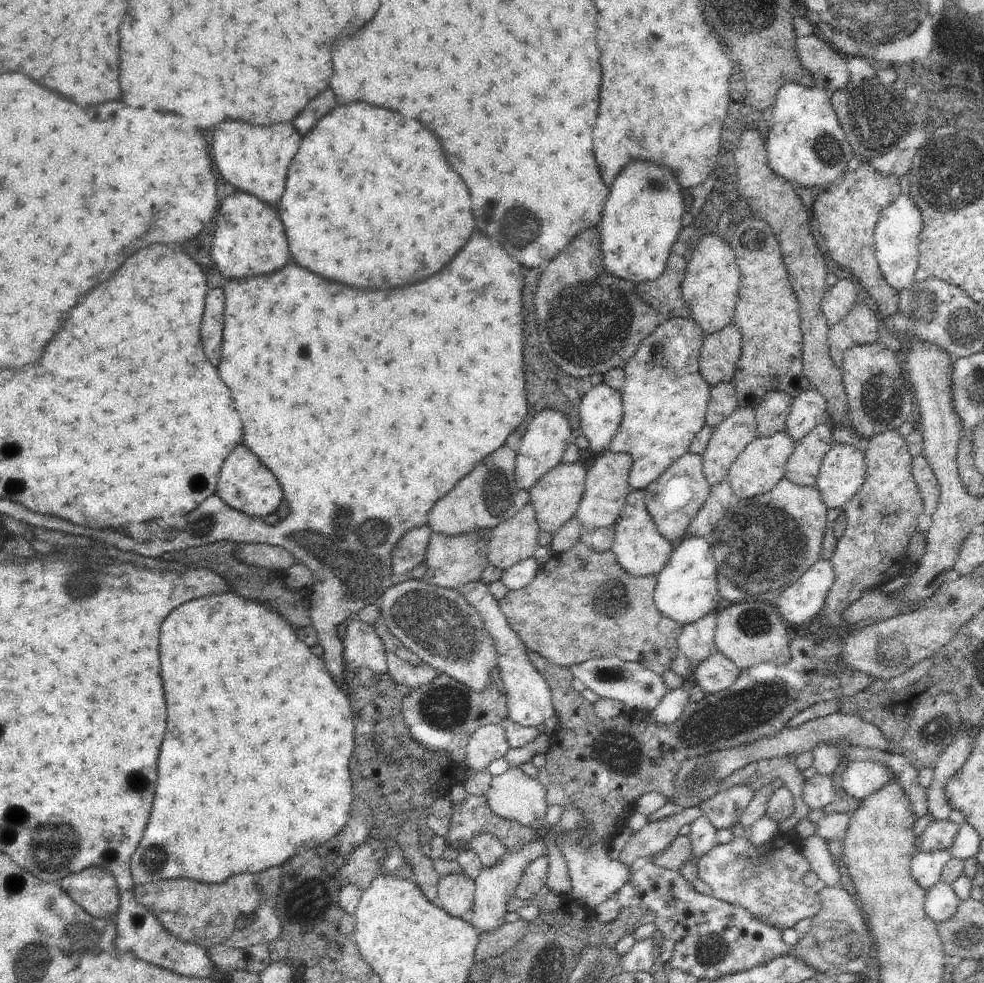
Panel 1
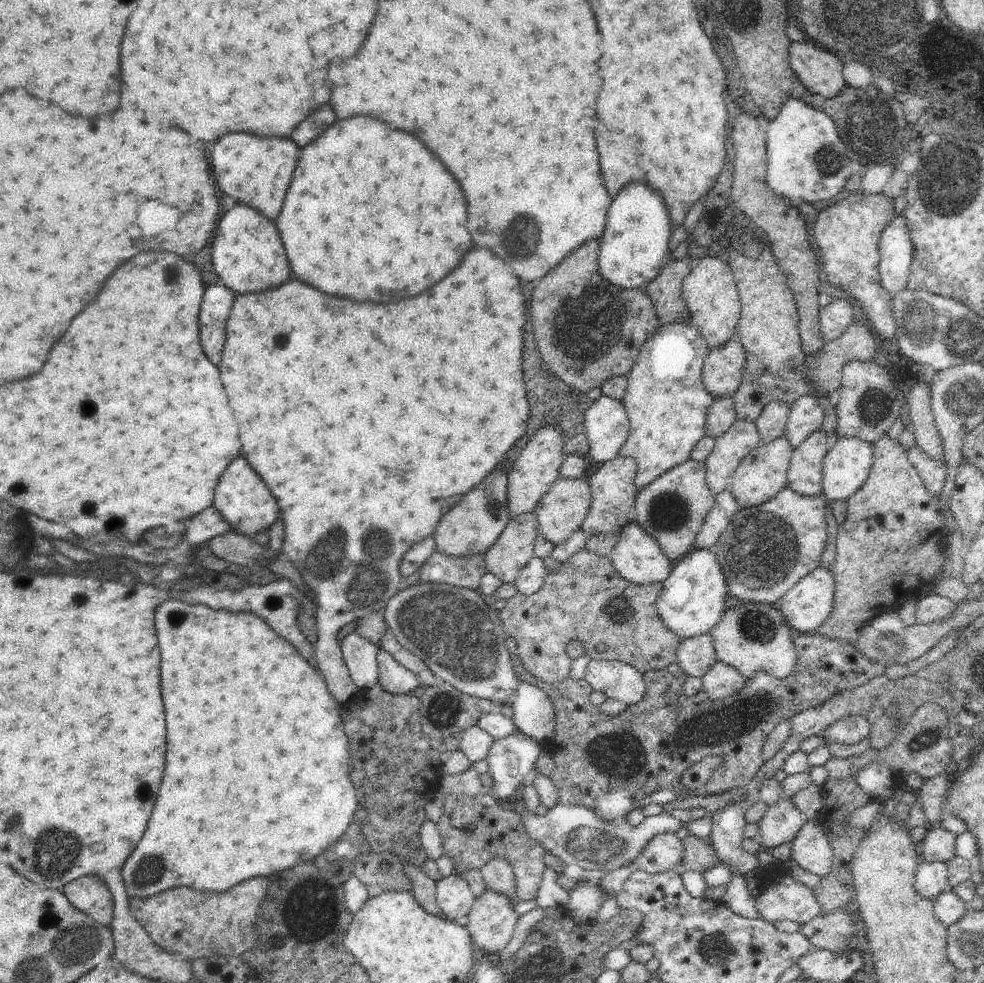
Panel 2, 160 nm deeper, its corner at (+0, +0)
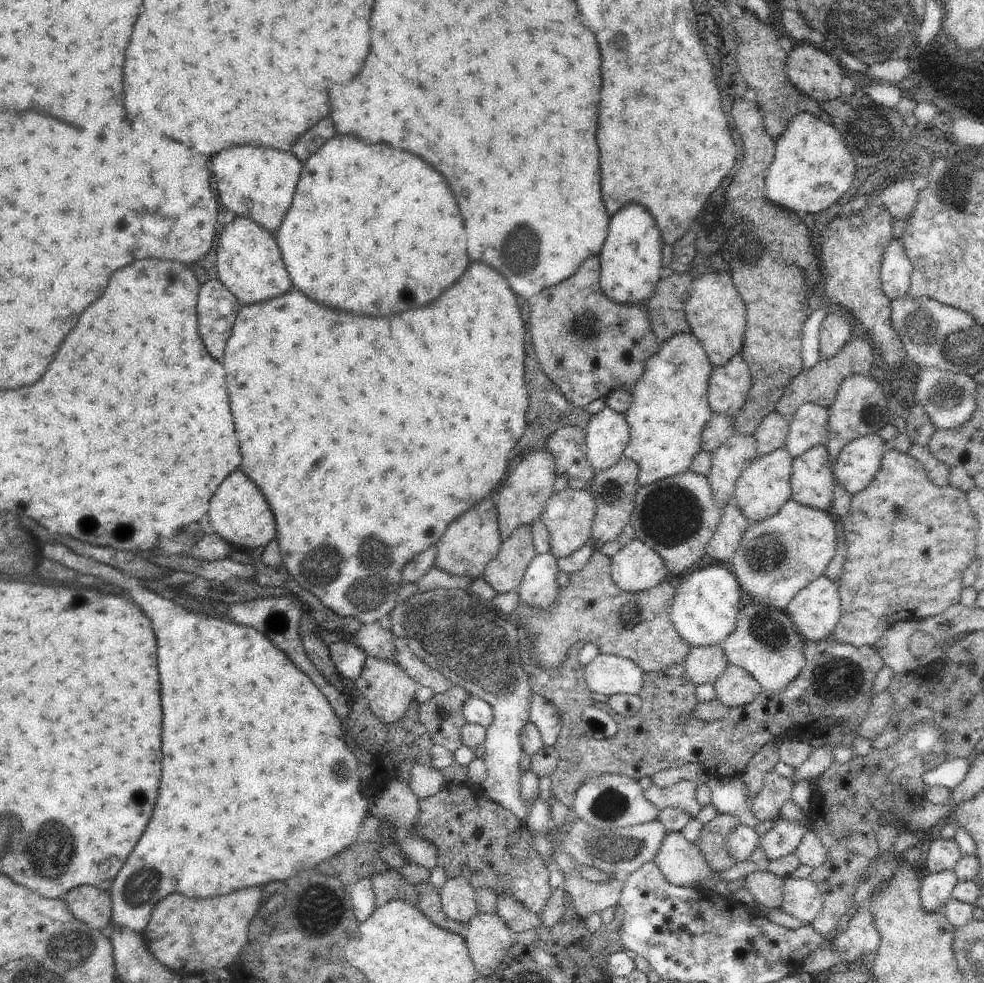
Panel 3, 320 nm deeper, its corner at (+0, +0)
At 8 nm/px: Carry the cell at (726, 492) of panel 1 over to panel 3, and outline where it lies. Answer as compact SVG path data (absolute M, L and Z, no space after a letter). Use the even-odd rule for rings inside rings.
M734 499L722 509L721 521L706 552L715 564L729 561L741 545L742 537L751 521L744 516Z

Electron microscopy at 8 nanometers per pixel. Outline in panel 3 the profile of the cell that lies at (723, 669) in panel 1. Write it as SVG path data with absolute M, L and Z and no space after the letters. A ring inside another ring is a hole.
M728 665L714 683L717 699L730 708L744 708L760 695L759 684L738 667Z

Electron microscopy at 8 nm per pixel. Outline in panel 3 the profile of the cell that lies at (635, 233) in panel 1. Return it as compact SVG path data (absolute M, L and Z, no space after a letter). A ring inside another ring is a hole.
M626 206L610 220L610 232L604 242L599 283L602 292L615 303L635 305L648 302L660 282L664 244L654 218L642 206Z

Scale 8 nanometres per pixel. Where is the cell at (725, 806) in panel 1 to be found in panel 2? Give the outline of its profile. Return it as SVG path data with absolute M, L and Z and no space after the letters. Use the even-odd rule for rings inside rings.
M729 803L711 815L711 842L720 864L731 873L748 878L748 874L758 869L757 855L751 854L742 847L744 840L745 808L741 804Z

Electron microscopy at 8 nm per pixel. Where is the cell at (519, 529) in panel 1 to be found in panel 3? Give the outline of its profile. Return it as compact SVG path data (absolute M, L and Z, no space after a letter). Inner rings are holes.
M522 525L505 541L498 554L487 564L483 579L499 594L507 593L522 582L530 562L535 559L532 525Z

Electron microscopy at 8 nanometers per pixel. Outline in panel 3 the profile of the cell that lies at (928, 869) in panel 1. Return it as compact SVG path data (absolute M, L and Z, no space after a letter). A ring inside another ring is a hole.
M953 868L937 873L923 873L919 888L922 910L925 913L943 912L958 881Z

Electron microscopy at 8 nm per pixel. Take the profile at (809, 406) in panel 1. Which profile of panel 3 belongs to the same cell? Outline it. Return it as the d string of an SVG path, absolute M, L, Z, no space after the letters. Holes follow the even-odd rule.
M804 403L793 414L784 447L795 459L820 443L825 443L829 425L829 408Z

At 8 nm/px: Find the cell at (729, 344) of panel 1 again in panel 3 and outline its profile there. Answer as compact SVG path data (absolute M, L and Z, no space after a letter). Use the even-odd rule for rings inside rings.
M741 353L734 355L723 367L713 369L708 387L711 411L736 418L752 385L748 363Z

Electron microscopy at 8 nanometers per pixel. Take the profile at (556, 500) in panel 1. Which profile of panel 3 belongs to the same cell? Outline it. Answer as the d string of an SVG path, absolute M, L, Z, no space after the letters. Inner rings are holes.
M567 487L562 492L551 495L540 520L544 522L546 530L550 533L550 551L557 559L569 557L584 545L595 544L592 527L596 513L597 504L588 487L579 491Z

